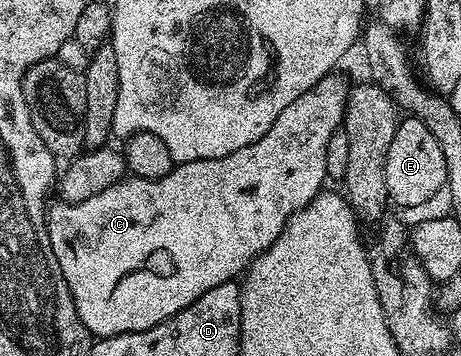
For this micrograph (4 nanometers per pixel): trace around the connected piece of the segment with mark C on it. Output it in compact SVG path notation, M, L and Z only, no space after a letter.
M327 74L321 77L308 90L304 90L300 94L300 98L288 102L288 106L284 106L284 110L280 110L280 118L276 118L276 122L272 122L272 126L268 130L268 134L264 134L264 138L256 138L256 142L252 142L248 146L240 146L240 150L232 150L232 154L224 154L224 158L208 158L207 160L175 164L171 172L164 174L164 178L155 180L130 176L108 186L100 194L86 198L84 202L75 204L54 202L49 205L46 213L48 242L52 242L52 254L56 254L60 274L64 274L64 278L68 282L68 290L76 302L76 314L80 314L80 322L84 322L91 337L119 336L129 332L152 330L152 326L172 318L176 314L180 314L180 310L192 306L192 302L196 302L196 298L200 298L200 294L221 284L237 281L249 268L250 263L260 253L266 252L268 246L272 246L272 242L276 242L276 238L280 238L280 234L286 223L292 218L292 214L296 214L318 197L325 185L322 183L327 183L328 180L324 166L324 150L328 150L328 138L332 138L332 134L339 131L342 119L346 116L346 99L351 89L351 85L346 84L344 77L333 75Z

